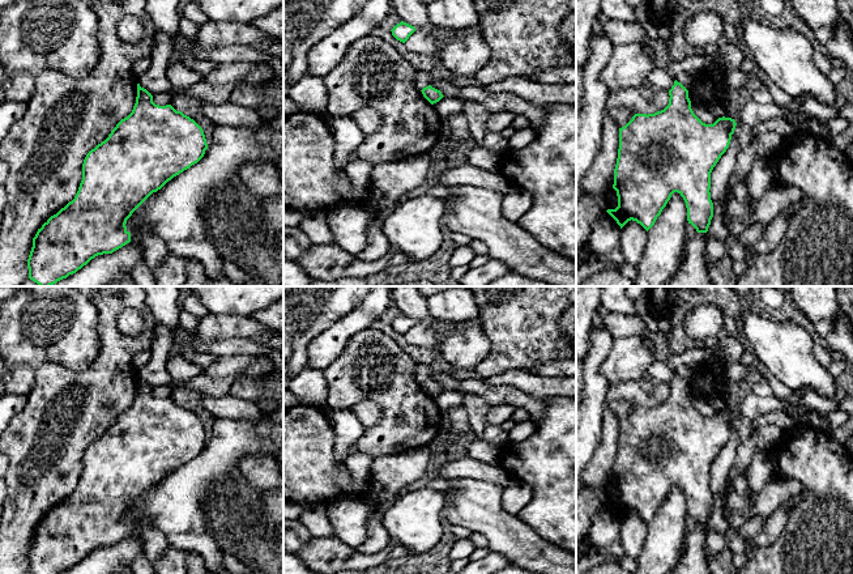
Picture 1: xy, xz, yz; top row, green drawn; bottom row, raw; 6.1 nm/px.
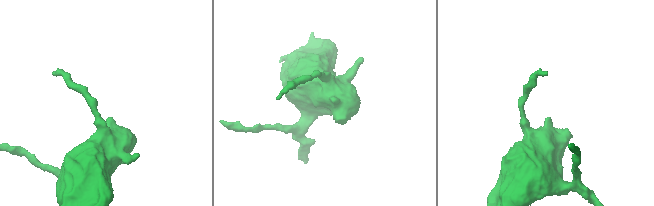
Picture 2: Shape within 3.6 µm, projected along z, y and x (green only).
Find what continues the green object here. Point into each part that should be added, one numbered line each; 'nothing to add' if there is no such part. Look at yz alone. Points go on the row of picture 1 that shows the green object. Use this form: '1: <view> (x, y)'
1: yz (750, 113)

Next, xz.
nothing to add

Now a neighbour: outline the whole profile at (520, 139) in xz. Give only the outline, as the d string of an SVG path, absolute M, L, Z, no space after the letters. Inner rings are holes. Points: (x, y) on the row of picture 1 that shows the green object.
M532 127L515 131L515 133L508 139L508 149L517 150L525 148L536 139L536 129Z

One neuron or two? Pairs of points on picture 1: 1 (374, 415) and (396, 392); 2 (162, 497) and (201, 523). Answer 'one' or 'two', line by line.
1: two
2: one

